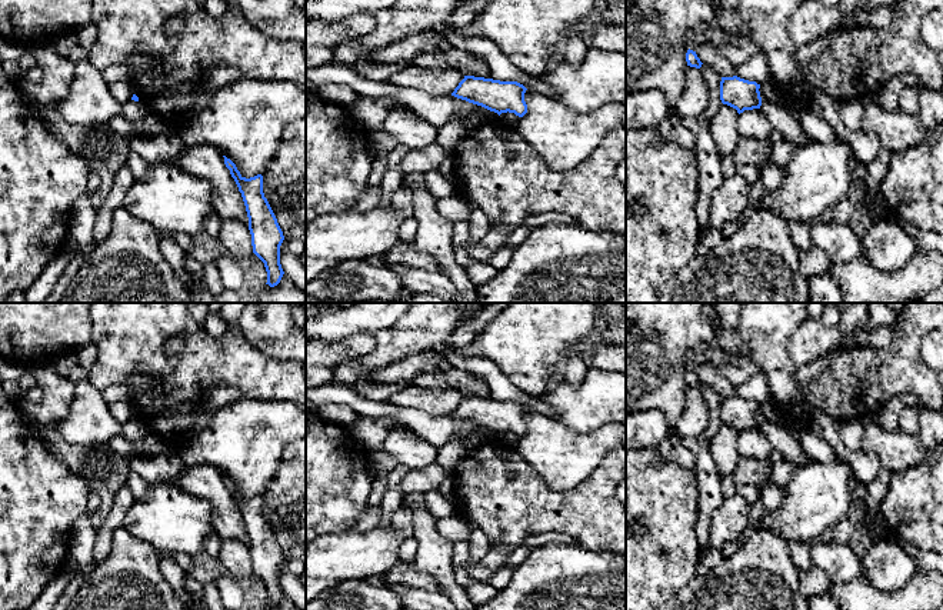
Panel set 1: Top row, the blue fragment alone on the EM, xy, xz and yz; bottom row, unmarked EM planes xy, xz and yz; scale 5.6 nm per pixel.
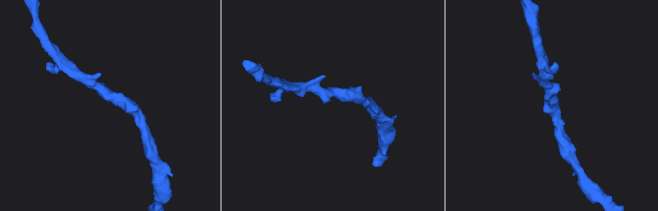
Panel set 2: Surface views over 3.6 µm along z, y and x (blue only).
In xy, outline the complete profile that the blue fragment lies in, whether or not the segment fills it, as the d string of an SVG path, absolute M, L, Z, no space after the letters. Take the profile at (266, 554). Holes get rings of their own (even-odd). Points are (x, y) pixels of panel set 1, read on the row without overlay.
M226 476L223 477L246 526L253 573L264 583L267 591L266 604L274 607L280 603L284 594L280 584L280 566L284 556L267 519L264 517L263 496L257 494L246 499L230 479Z

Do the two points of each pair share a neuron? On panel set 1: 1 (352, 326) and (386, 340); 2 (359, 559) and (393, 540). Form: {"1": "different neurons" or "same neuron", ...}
{"1": "different neurons", "2": "same neuron"}

